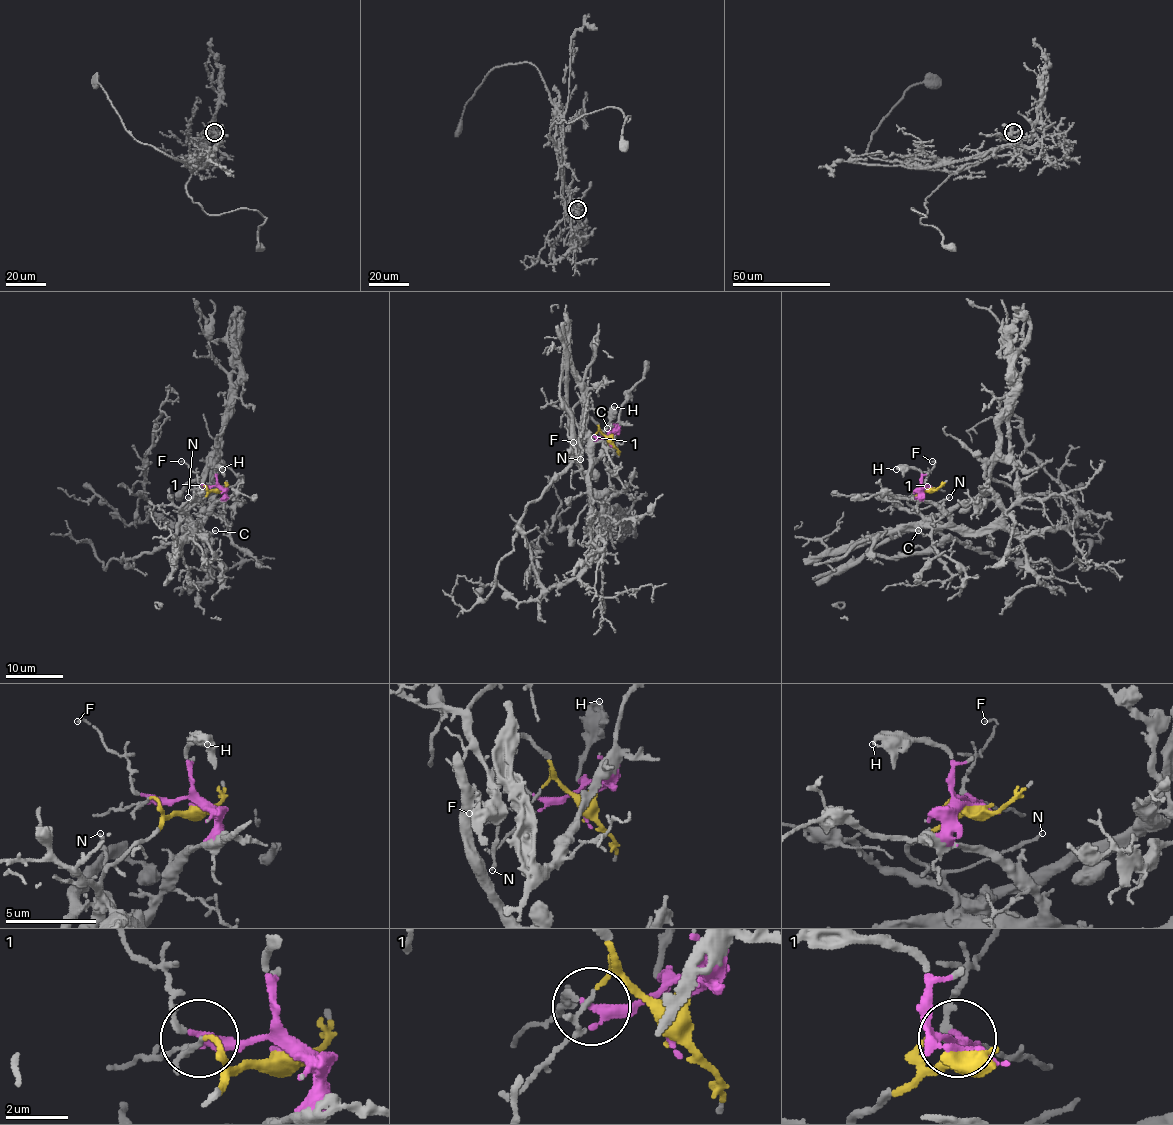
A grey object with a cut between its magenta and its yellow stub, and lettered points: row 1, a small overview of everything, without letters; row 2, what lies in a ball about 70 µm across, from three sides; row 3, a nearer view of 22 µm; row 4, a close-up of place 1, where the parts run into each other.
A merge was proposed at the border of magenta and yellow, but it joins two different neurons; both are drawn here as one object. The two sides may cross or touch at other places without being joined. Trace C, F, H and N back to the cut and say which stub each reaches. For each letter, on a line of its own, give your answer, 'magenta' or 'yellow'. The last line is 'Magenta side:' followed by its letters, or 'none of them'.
C: magenta
F: magenta
H: magenta
N: yellow
Magenta side: C, F, H

